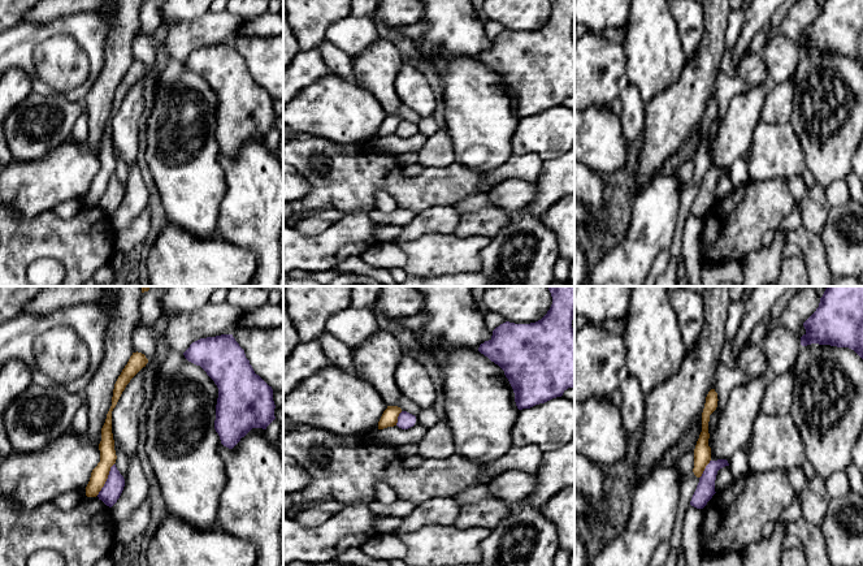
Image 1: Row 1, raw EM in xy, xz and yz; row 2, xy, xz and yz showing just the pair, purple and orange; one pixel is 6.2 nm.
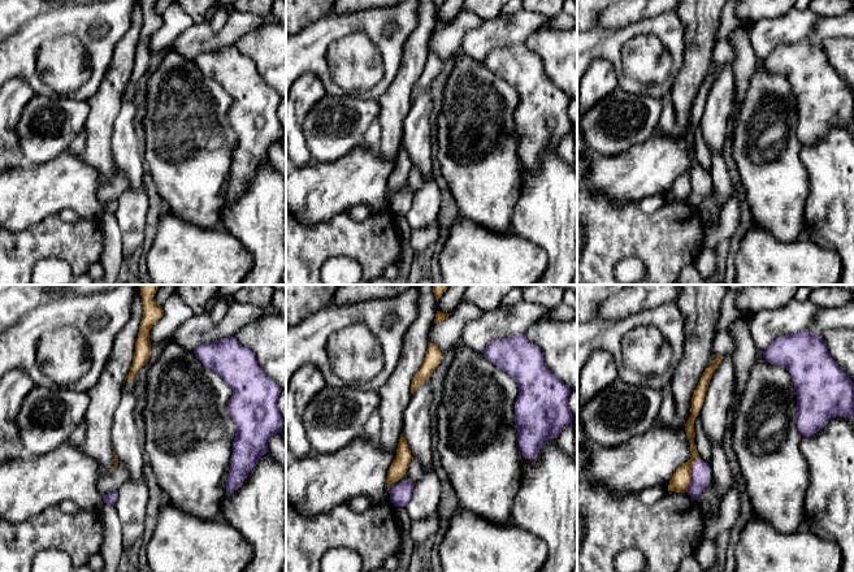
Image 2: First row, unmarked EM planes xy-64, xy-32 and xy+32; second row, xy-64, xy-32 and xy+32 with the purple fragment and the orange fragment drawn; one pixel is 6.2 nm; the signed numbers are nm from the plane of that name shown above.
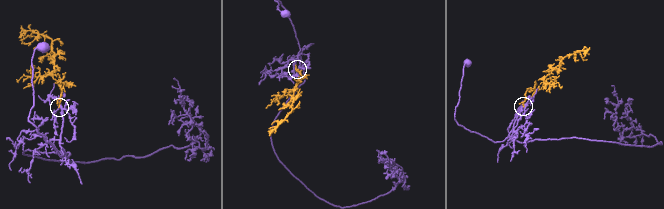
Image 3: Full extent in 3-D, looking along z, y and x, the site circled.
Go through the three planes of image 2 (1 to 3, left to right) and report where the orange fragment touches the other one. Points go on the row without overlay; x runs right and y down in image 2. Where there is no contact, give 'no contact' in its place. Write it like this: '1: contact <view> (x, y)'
1: no contact
2: contact xy-32 (390, 200)
3: contact xy+32 (692, 183)

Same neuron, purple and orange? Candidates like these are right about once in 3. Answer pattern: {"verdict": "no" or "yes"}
{"verdict": "yes"}

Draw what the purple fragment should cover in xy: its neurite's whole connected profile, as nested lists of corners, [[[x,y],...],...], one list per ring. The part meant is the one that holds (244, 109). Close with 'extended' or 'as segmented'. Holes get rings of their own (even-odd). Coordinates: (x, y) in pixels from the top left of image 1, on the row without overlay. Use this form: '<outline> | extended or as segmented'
[[[233,43],[200,47],[183,64],[188,70],[200,74],[218,96],[214,138],[224,155],[233,157],[252,137],[266,138],[276,128],[272,95],[255,82]]] | as segmented

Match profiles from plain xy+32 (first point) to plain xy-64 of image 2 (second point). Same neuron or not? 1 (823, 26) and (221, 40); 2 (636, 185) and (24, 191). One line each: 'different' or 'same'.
1: same
2: same

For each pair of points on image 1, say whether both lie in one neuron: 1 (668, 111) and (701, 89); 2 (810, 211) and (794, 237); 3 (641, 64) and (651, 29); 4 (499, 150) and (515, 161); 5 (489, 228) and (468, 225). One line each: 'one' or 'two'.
1: one
2: two
3: one
4: two
5: one

